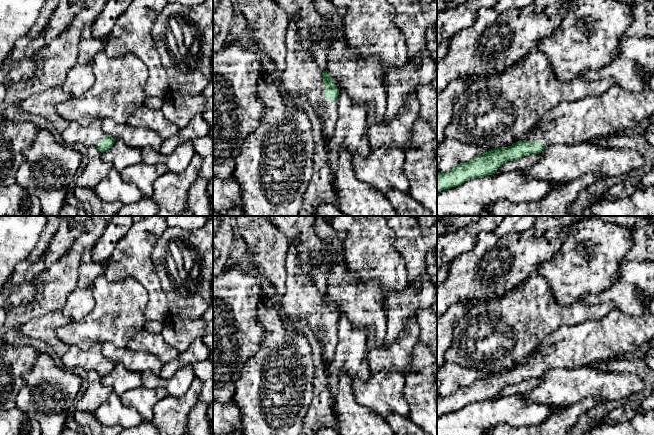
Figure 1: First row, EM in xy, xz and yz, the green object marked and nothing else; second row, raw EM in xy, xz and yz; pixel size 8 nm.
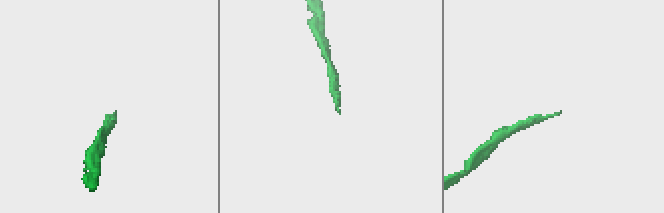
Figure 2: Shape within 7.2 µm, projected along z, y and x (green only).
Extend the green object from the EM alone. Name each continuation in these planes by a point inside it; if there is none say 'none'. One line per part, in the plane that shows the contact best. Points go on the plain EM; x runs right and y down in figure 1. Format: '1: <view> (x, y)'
1: xz (302, 301)

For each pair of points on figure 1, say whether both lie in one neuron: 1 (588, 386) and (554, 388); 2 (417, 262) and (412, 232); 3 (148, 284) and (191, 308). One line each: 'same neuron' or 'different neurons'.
1: same neuron
2: same neuron
3: different neurons

